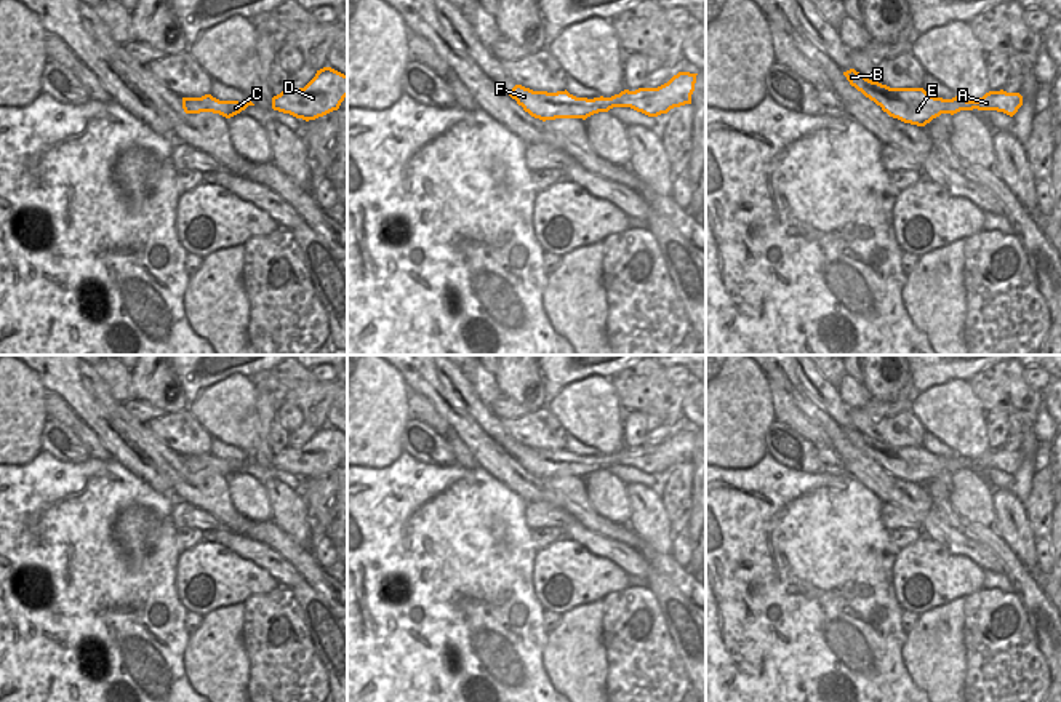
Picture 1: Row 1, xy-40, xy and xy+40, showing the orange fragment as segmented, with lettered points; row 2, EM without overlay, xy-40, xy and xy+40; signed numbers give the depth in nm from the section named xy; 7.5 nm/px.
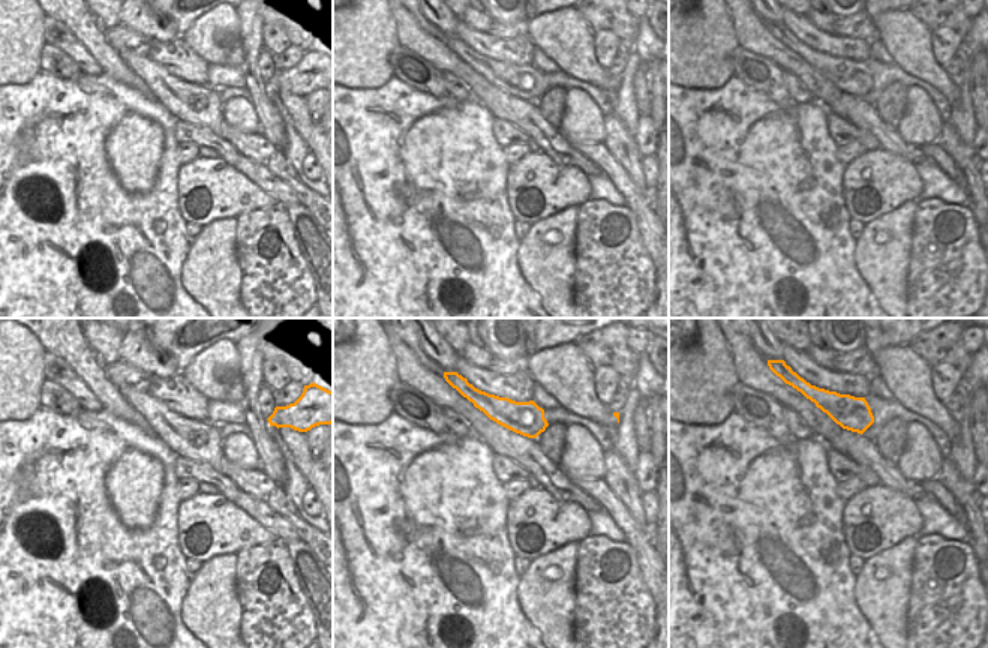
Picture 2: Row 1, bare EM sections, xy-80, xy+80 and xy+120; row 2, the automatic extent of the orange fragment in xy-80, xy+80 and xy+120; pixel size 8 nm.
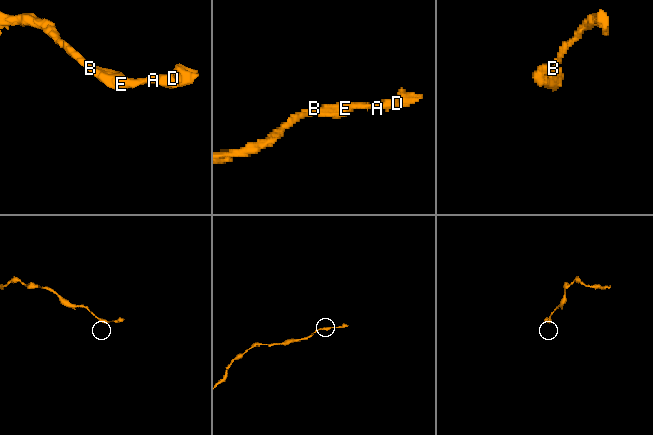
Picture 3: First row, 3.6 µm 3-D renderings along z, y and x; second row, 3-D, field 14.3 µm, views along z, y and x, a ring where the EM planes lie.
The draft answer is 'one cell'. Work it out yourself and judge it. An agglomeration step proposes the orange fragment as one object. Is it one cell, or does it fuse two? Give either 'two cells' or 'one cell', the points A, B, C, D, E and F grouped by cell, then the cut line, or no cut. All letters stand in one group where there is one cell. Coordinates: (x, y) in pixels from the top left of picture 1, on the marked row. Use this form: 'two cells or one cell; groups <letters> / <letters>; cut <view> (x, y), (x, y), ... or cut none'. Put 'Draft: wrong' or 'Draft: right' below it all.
one cell; groups A B C D E F; cut none
Draft: right

